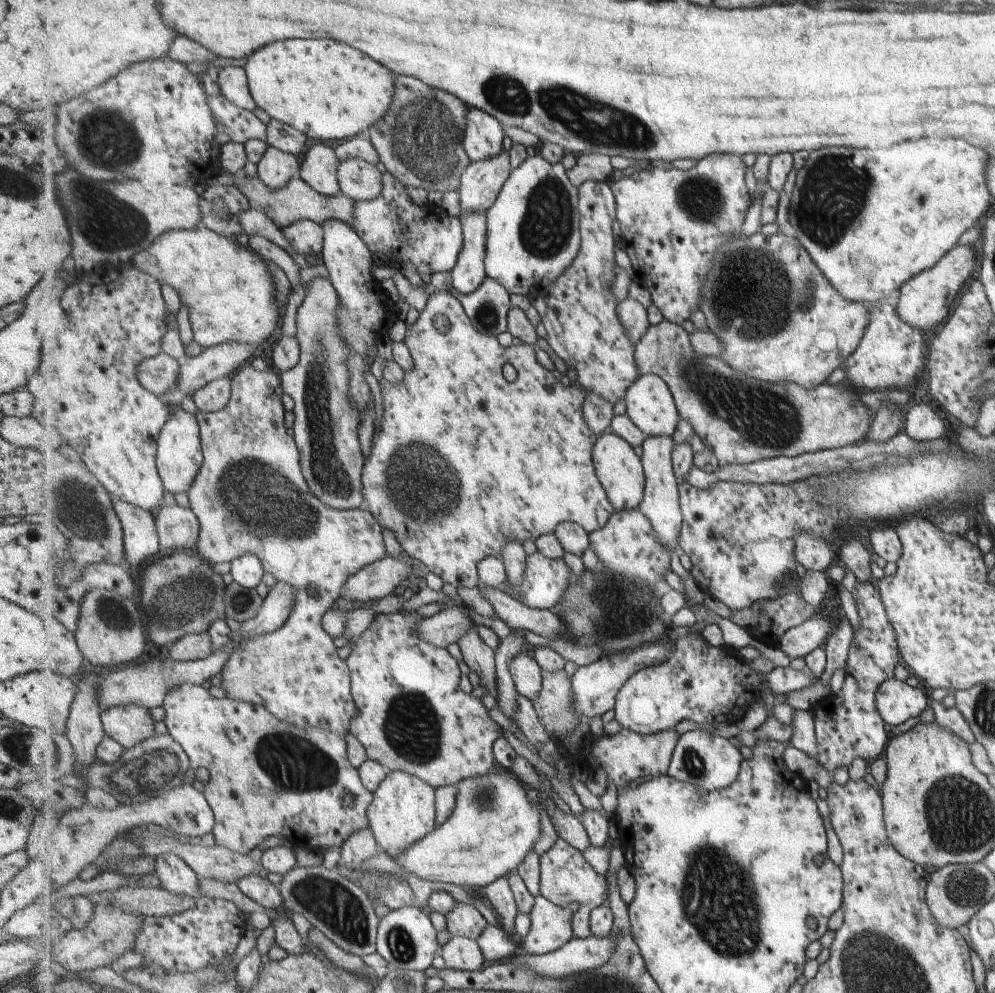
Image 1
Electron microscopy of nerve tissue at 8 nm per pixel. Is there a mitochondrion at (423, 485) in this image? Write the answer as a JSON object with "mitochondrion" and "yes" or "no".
{"mitochondrion":"yes"}

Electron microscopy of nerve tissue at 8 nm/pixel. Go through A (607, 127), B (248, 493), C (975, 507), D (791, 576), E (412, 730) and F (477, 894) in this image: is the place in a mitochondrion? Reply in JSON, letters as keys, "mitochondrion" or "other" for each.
{"A":"mitochondrion","B":"mitochondrion","C":"other","D":"other","E":"mitochondrion","F":"other"}

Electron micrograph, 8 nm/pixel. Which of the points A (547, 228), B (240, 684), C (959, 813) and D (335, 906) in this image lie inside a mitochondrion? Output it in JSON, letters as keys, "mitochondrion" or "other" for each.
{"A":"mitochondrion","B":"other","C":"mitochondrion","D":"mitochondrion"}

